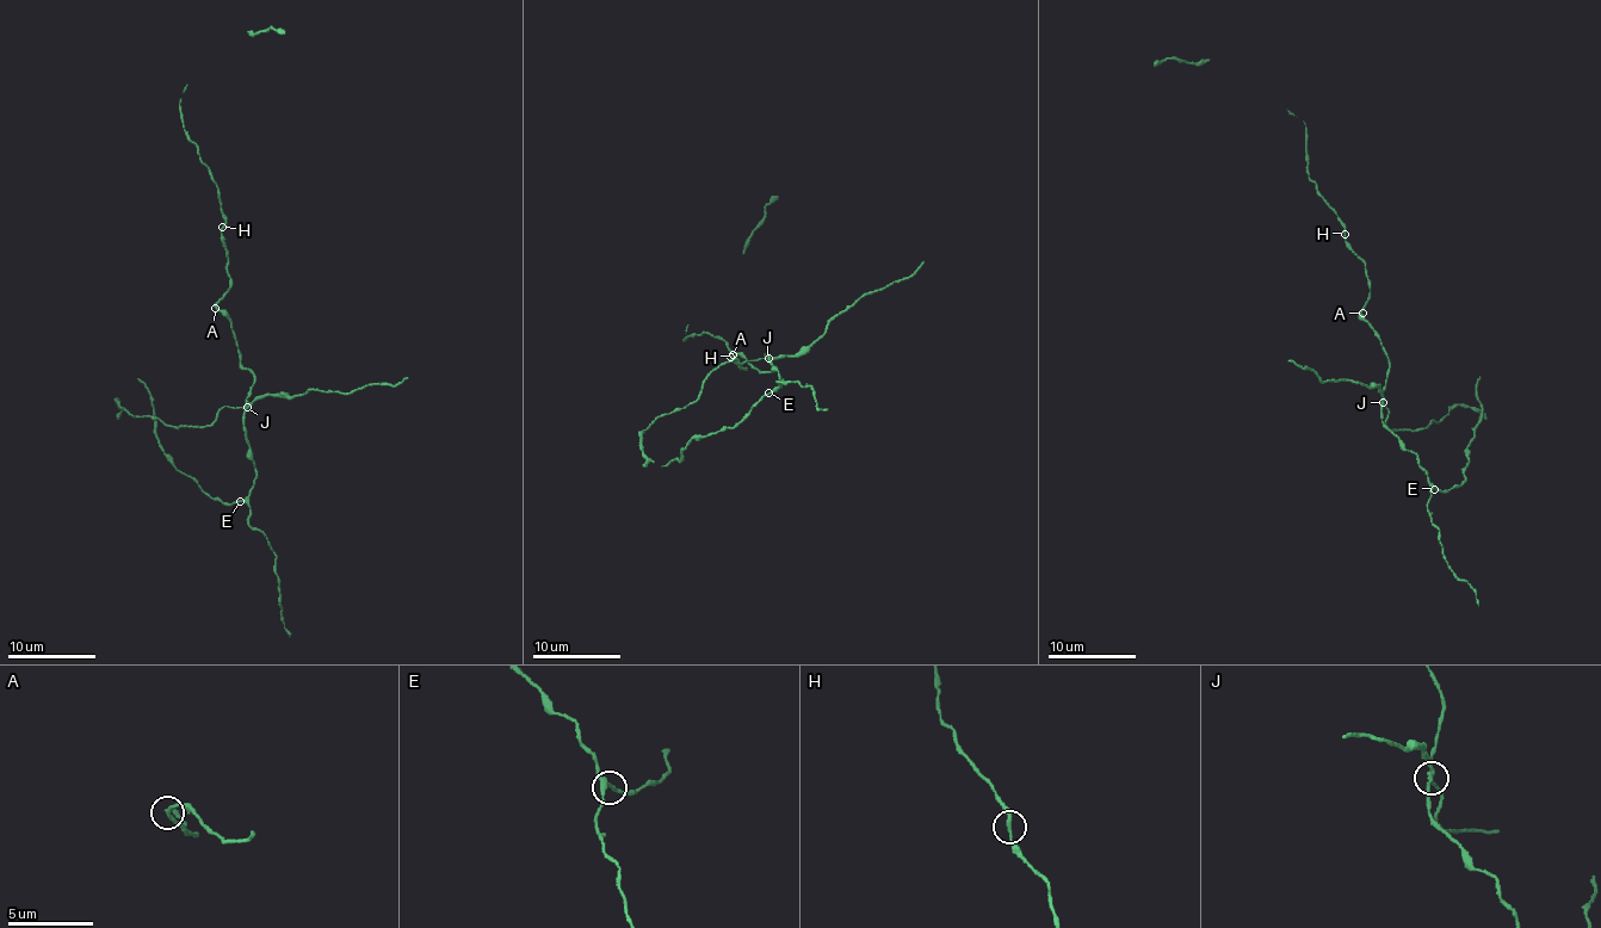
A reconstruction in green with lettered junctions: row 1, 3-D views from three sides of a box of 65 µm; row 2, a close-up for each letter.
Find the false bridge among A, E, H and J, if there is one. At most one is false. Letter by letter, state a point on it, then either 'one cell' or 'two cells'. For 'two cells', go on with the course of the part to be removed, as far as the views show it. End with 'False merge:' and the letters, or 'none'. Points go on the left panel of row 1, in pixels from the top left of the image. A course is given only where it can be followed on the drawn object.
A: place (215, 308); one cell
E: place (240, 501); one cell
H: place (222, 227); one cell
J: place (247, 407); two cells; course (247, 407), (223, 408), (209, 426), (174, 427), (159, 419), (136, 418), (117, 402), (118, 418)
False merge: J

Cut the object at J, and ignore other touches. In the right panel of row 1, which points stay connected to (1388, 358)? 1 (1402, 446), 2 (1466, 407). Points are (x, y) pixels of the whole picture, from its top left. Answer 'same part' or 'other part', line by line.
1: same part
2: other part

